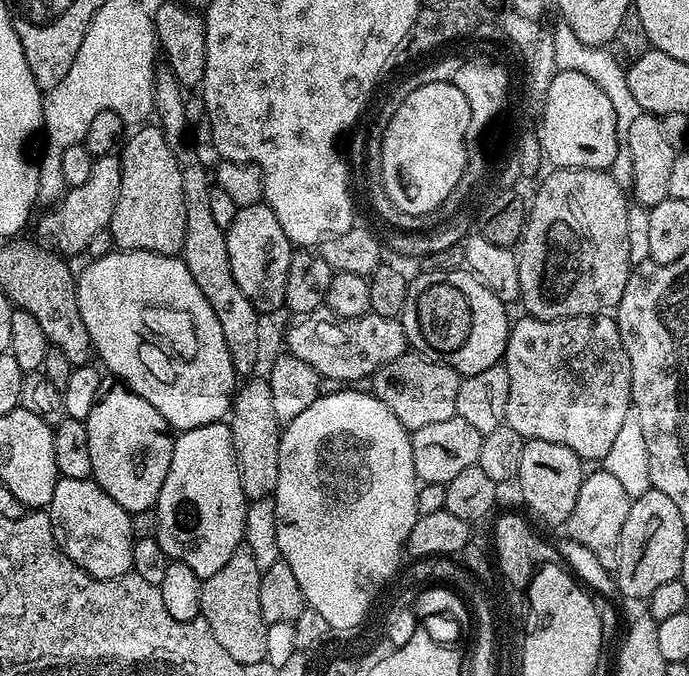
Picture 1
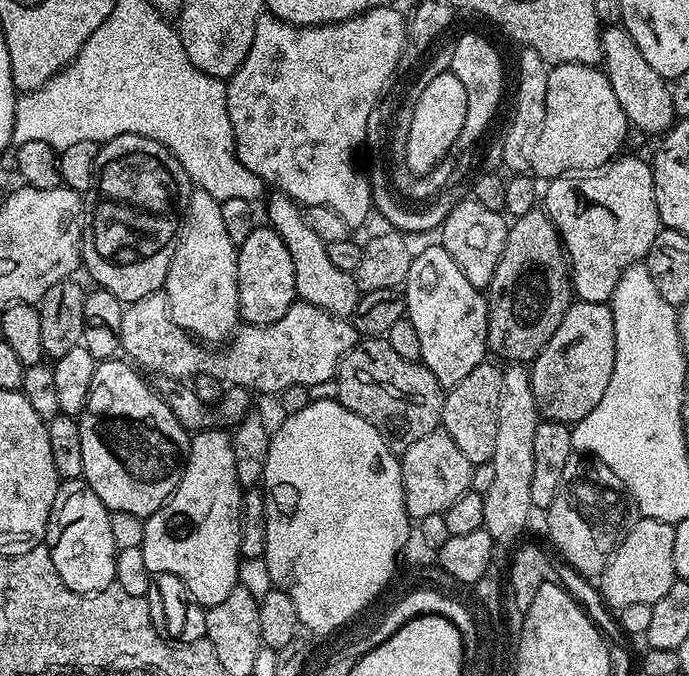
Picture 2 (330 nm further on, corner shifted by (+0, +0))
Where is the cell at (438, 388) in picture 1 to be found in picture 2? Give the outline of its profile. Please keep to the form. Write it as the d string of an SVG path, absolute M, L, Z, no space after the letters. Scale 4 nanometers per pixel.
M364 338L357 342L342 358L334 381L338 386L336 400L339 407L366 418L366 422L378 429L393 449L409 448L413 442L418 442L418 438L426 438L426 434L441 427L440 412L444 409L445 389L422 362L401 358L387 339Z

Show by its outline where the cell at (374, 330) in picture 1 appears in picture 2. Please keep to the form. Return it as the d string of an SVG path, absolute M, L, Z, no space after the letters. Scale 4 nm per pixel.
M163 290L154 294L146 294L146 298L138 298L132 304L127 305L121 314L120 347L123 355L133 365L143 369L145 373L156 372L157 377L168 376L172 380L187 381L189 378L195 377L203 369L200 367L205 364L208 367L205 368L207 375L213 376L214 379L225 385L234 388L247 388L256 394L259 392L278 394L282 390L286 390L286 386L298 386L299 384L311 386L333 379L336 371L340 369L342 358L357 342L358 333L352 325L351 319L335 316L318 306L297 302L290 306L290 310L286 310L286 314L282 314L282 318L278 318L278 322L244 324L231 337L230 343L224 346L229 346L229 348L221 347L219 350L209 351L212 353L204 360L203 350L205 351L205 349L198 346L197 341L187 332L182 331L168 315L168 296Z

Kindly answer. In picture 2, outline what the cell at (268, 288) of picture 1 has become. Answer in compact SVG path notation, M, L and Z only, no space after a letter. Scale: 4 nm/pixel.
M271 226L253 227L246 242L242 242L236 249L238 258L238 302L240 303L240 320L244 324L269 324L278 322L292 304L297 303L296 283L294 282L294 262L290 262L290 250L286 250L286 242Z

